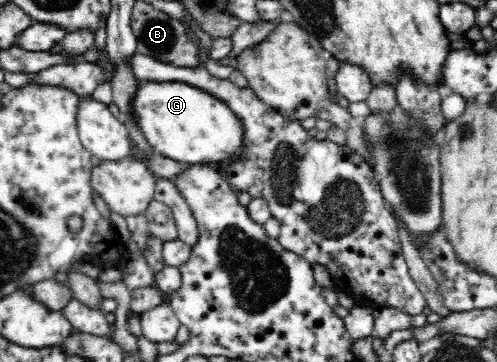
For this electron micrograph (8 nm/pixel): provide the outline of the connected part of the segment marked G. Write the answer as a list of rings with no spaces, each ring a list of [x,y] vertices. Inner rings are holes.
[[[141,82],[131,108],[141,133],[156,154],[180,163],[205,163],[220,169],[238,155],[243,144],[243,125],[222,100],[184,82]]]

